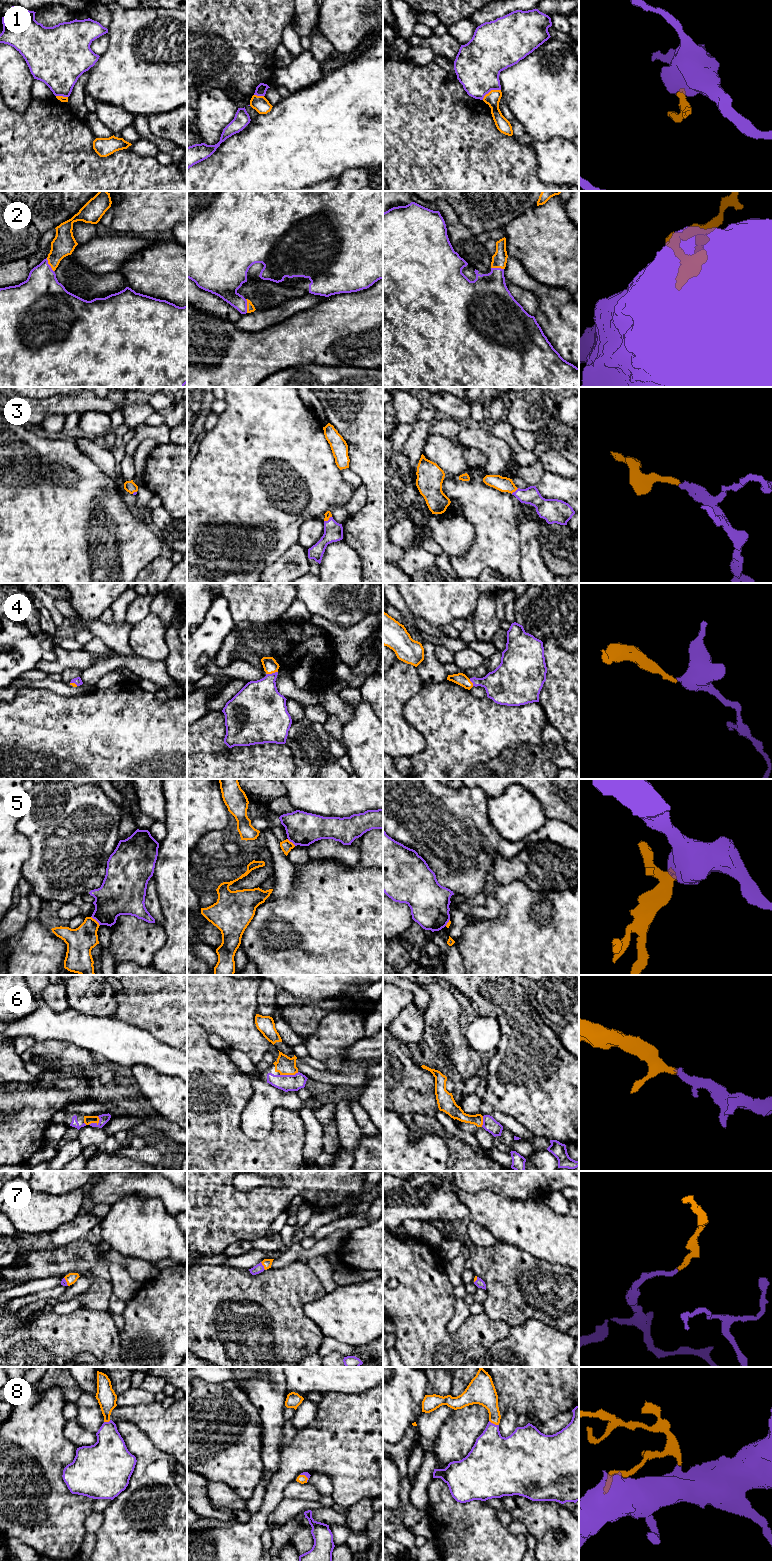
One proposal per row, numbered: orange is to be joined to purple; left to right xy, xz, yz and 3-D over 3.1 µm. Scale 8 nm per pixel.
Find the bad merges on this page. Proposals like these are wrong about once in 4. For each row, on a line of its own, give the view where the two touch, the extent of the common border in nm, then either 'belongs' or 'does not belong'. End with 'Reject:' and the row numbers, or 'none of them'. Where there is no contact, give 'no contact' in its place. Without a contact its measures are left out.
1: contact in yz; length 170 nm; does not belong
2: contact in xz; length 110 nm; belongs
3: contact in yz; length 80 nm; belongs
4: contact in xz; length 100 nm; belongs
5: contact in xy; length 100 nm; does not belong
6: contact in xy; length 110 nm; belongs
7: contact in xz; length 80 nm; belongs
8: contact in yz; length 90 nm; belongs
Reject: 1, 5

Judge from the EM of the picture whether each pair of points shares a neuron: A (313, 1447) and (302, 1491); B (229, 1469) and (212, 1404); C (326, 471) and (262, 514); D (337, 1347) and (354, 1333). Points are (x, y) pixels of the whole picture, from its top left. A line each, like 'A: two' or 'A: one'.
A: two
B: one
C: one
D: two

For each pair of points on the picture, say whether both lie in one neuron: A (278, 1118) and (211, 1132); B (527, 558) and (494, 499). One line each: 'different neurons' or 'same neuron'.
A: same neuron
B: different neurons

